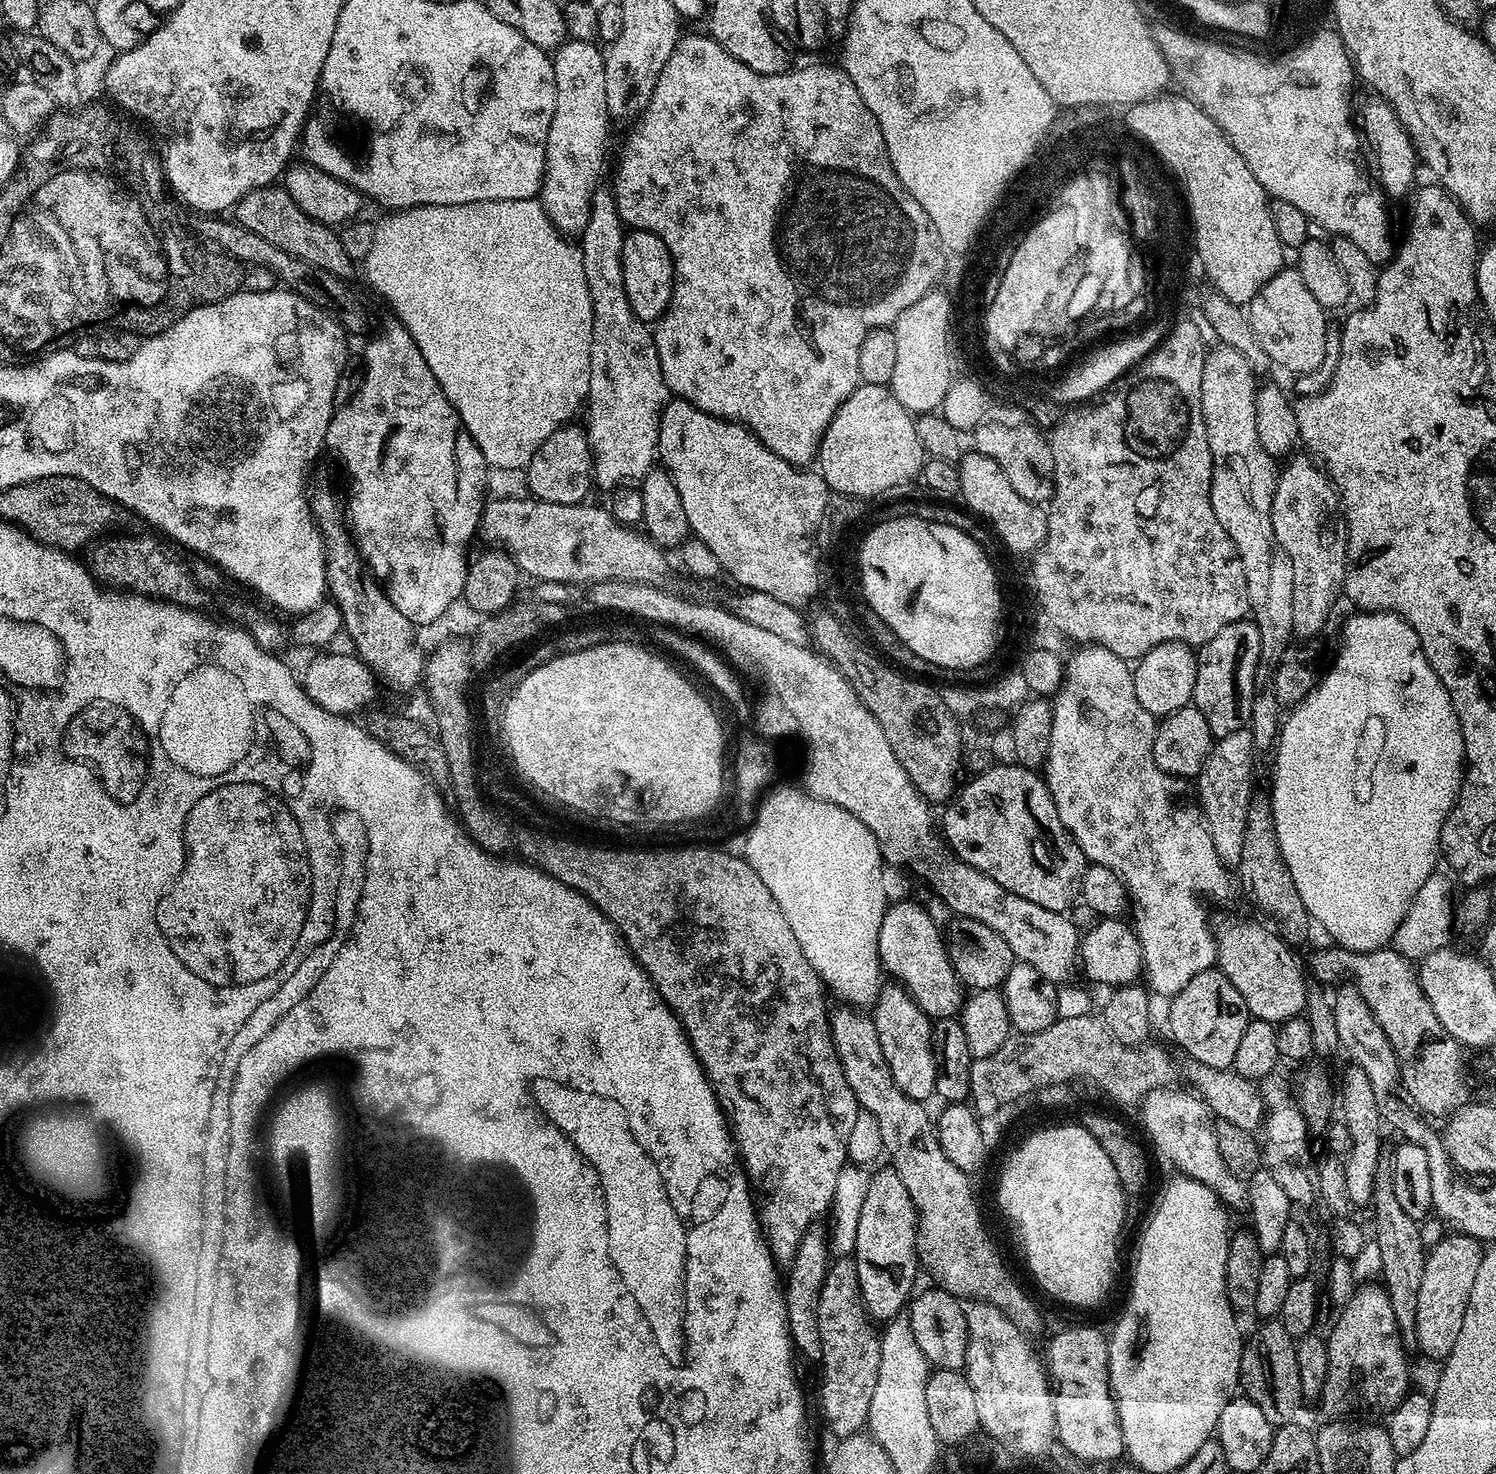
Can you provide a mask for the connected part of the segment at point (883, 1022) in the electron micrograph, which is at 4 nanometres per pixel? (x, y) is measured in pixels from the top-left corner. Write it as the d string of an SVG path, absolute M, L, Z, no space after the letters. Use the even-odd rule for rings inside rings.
M885 983L883 987L881 987L880 994L874 1001L874 1009L876 1008L876 1012L874 1011L874 1019L878 1036L884 1047L885 1054L888 1055L888 1065L890 1066L890 1072L894 1078L894 1082L911 1100L924 1102L927 1101L926 1098L928 1095L931 1097L936 1091L936 1053L932 1050L932 1030L934 1024L899 983L888 983ZM908 1039L917 1040L917 1042L920 1043L920 1048L903 1048L900 1043Z

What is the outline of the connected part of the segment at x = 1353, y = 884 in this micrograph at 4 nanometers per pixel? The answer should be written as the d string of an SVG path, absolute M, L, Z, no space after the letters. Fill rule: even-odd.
M1365 611L1356 612L1357 616L1352 616L1344 624L1344 641L1340 644L1340 657L1332 664L1332 669L1328 673L1323 673L1322 679L1313 688L1311 694L1302 701L1300 705L1291 709L1287 713L1286 719L1283 721L1278 737L1274 759L1276 759L1276 769L1272 772L1272 792L1270 791L1270 803L1272 806L1272 826L1276 829L1276 841L1280 847L1282 858L1286 862L1286 866L1290 870L1290 878L1294 878L1294 890L1298 890L1298 898L1302 898L1302 906L1306 906L1309 917L1313 921L1316 920L1333 936L1335 943L1341 948L1349 948L1351 952L1374 952L1378 948L1385 947L1395 937L1398 926L1406 918L1406 914L1412 909L1414 898L1418 894L1418 890L1422 890L1422 886L1426 882L1426 878L1430 878L1432 873L1437 871L1439 861L1442 856L1440 847L1440 835L1444 826L1444 819L1450 814L1450 810L1456 804L1456 797L1460 795L1460 786L1464 782L1464 774L1466 771L1466 757L1464 755L1464 735L1460 729L1460 719L1452 705L1450 694L1446 690L1446 686L1442 686L1442 682L1438 678L1438 674L1430 666L1430 662L1426 658L1426 654L1422 650L1422 642L1418 638L1418 634L1412 627L1404 621L1401 616L1395 612L1382 611Z

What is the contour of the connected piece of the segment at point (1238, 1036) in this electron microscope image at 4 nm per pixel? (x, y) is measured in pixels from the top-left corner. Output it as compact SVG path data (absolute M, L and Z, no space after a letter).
M1209 970L1198 974L1186 990L1171 997L1168 1008L1168 1028L1172 1036L1193 1056L1196 1064L1211 1068L1231 1069L1236 1063L1238 1046L1246 1034L1250 1019L1248 1006L1242 994L1219 970Z

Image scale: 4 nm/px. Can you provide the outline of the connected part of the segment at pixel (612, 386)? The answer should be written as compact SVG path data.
M604 186L597 187L592 195L592 209L578 243L582 254L582 266L586 270L586 284L592 303L592 345L590 346L590 386L586 401L588 412L588 444L592 448L592 476L599 488L619 489L639 482L658 460L660 446L660 415L670 399L666 382L662 378L662 366L658 362L656 337L653 329L634 314L630 298L626 298L626 282L622 278L622 246L626 225L620 219L616 197Z

